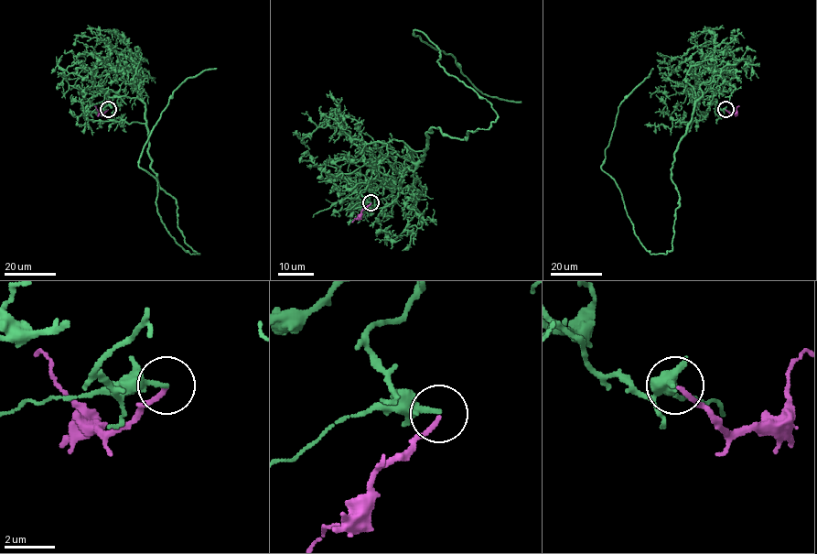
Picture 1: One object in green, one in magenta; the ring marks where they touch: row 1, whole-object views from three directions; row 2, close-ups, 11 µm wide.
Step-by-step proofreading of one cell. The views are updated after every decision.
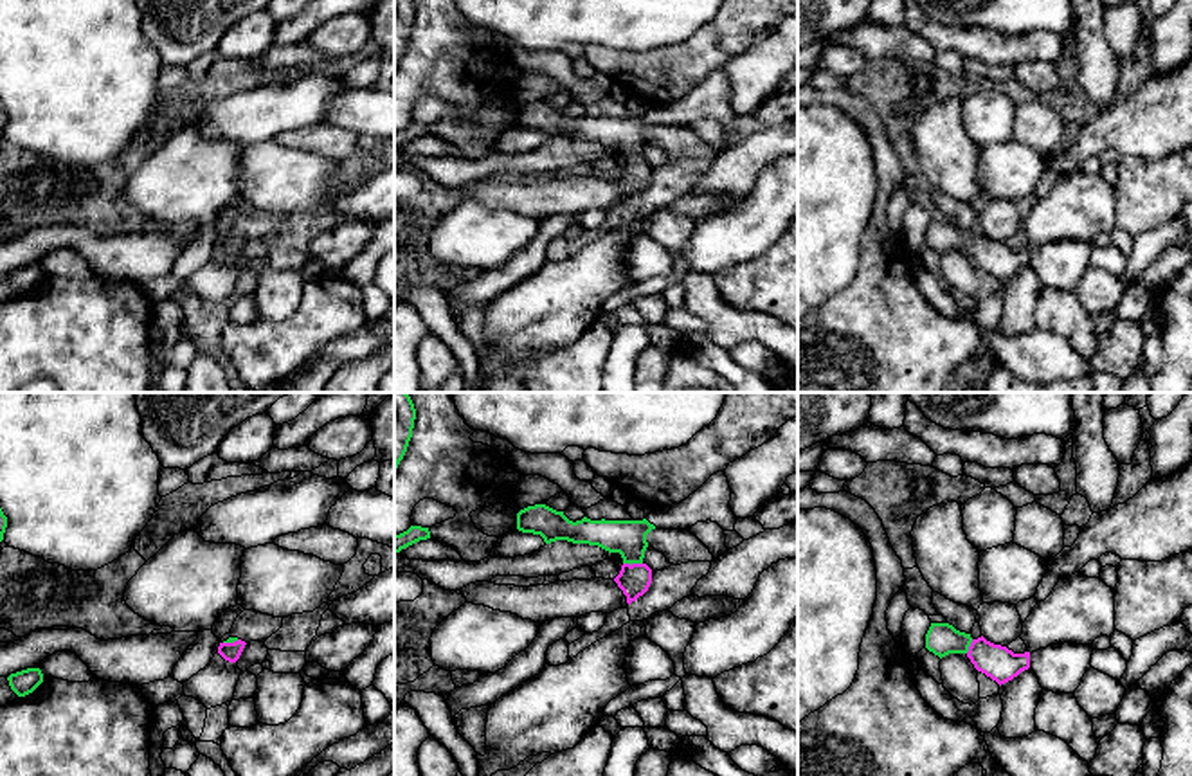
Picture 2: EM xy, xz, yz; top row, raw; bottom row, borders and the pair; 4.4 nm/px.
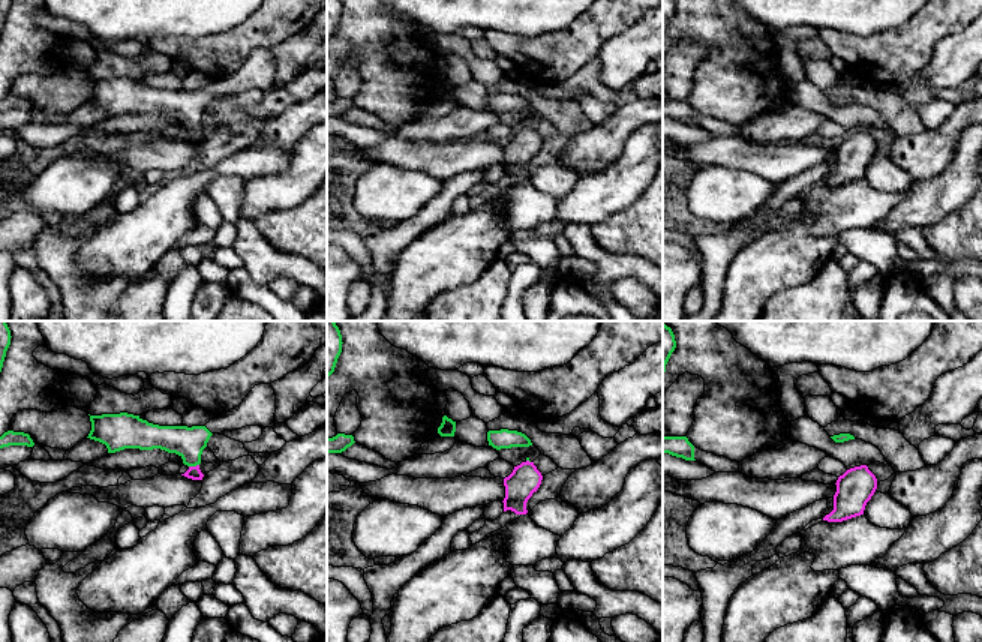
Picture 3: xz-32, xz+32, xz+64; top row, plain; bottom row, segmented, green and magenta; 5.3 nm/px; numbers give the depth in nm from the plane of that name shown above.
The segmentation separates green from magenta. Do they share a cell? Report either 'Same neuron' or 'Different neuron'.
Same neuron

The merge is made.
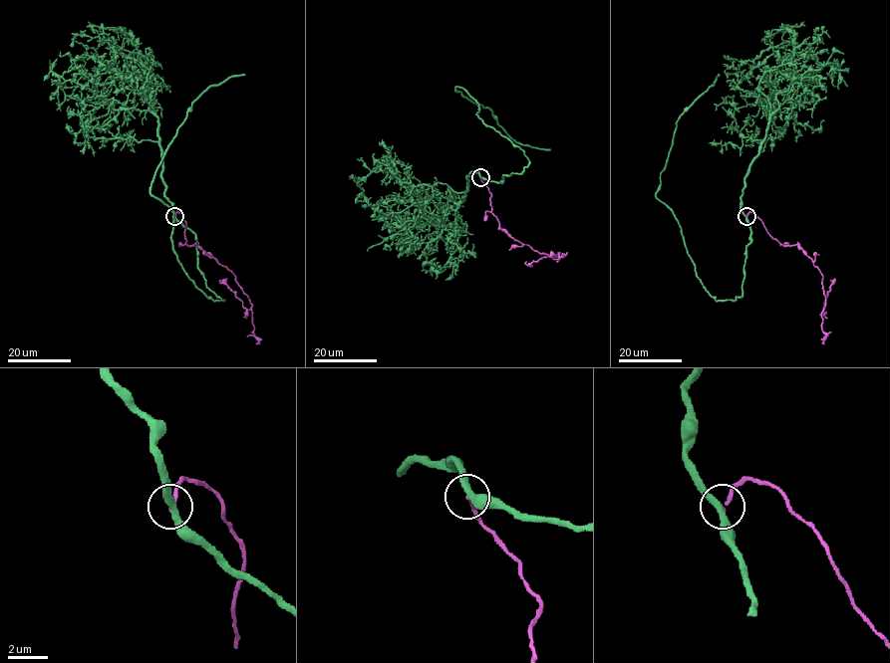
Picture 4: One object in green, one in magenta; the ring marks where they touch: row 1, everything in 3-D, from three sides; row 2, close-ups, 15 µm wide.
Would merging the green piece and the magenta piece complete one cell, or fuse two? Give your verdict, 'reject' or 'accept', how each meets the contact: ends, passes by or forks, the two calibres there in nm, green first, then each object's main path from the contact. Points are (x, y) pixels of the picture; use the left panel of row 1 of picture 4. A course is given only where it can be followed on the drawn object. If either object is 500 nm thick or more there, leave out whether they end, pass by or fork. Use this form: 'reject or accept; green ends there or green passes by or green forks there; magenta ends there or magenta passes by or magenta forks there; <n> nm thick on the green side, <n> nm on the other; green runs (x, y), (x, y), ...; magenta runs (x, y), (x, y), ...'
reject; green passes by; magenta ends there; 360 nm thick on the green side, 170 nm on the other; green runs (174, 216), (223, 300), (188, 277), (173, 213), (149, 191), (187, 110), (245, 74); magenta runs (174, 216), (182, 214), (188, 246), (197, 244), (231, 272), (250, 309), (220, 281)

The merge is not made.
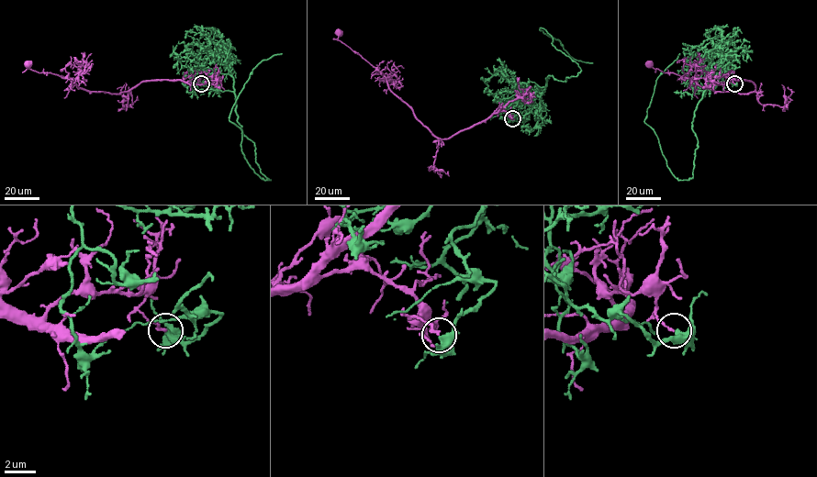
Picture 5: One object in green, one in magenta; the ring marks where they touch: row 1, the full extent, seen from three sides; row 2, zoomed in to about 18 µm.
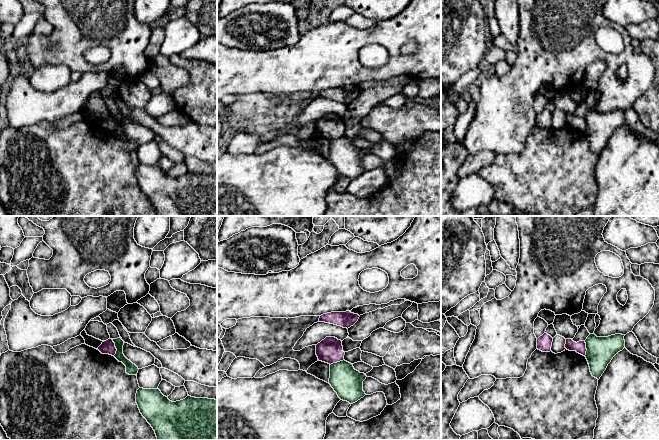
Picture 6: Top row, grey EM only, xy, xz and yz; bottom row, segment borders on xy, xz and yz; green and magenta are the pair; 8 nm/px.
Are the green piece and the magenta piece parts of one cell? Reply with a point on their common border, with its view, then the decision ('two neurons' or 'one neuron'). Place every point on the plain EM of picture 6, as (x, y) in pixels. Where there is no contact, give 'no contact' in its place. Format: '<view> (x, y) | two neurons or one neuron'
xy (115, 122) | two neurons

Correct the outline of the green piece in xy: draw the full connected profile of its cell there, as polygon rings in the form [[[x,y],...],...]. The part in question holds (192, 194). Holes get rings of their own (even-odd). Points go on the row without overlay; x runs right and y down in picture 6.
[[[139,164],[136,179],[142,192],[155,207],[157,216],[217,216],[217,176],[187,172],[185,175],[172,178],[157,165]]]

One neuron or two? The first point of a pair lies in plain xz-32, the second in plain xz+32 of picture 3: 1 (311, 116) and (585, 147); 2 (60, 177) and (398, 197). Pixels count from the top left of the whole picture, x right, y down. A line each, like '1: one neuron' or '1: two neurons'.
1: one neuron
2: one neuron

